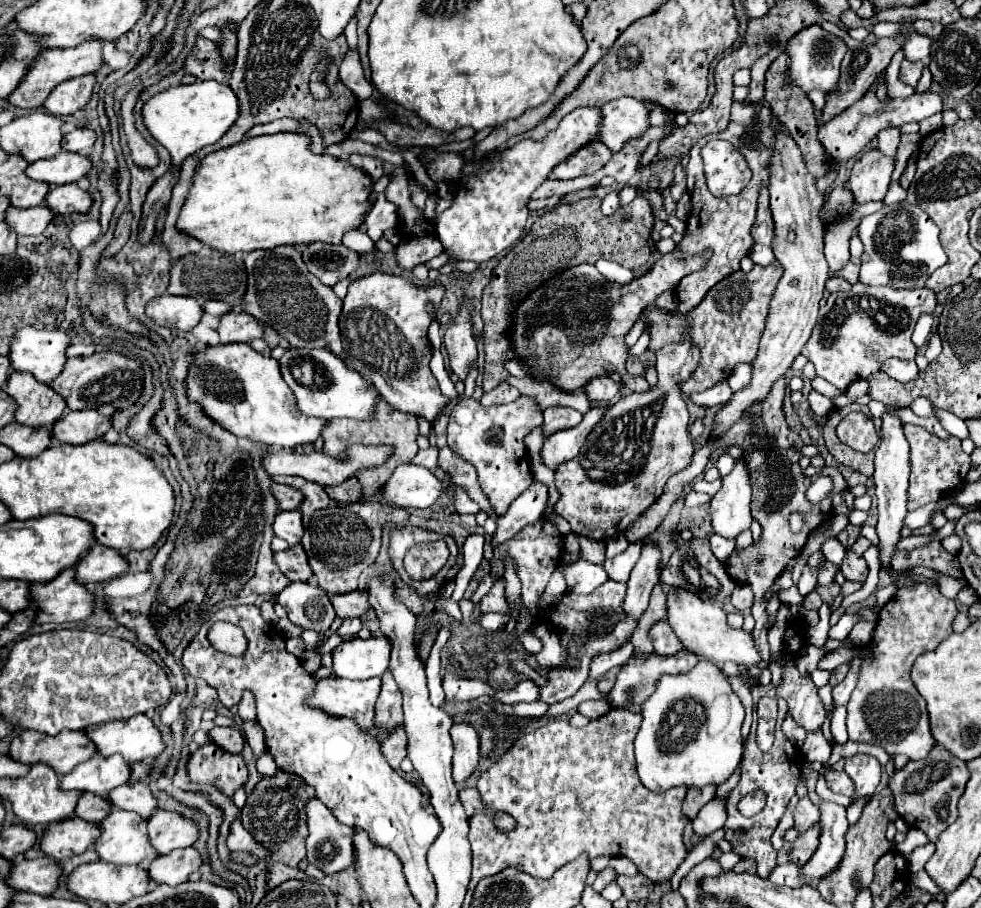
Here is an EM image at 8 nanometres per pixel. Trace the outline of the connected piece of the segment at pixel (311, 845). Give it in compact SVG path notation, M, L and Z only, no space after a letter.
M317 798L307 802L307 826L309 826L309 838L307 838L307 860L313 866L319 866L327 874L343 872L351 866L355 866L355 848L353 848L353 836L355 828L341 824L329 808L319 802Z

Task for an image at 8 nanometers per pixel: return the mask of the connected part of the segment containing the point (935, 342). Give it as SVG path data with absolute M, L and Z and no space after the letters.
M934 333L929 340L927 345L928 349L926 349L925 356L932 362L934 359L937 359L942 351L942 340L937 333Z

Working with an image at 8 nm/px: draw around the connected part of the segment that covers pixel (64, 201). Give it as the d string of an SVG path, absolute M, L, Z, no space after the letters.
M63 184L47 194L47 206L53 208L57 214L87 214L93 206L93 198L89 190L83 190L77 184Z

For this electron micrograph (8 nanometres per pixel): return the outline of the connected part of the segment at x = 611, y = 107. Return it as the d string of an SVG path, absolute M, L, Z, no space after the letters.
M617 98L603 108L601 142L611 150L619 152L627 142L641 138L649 128L649 112L635 98Z

